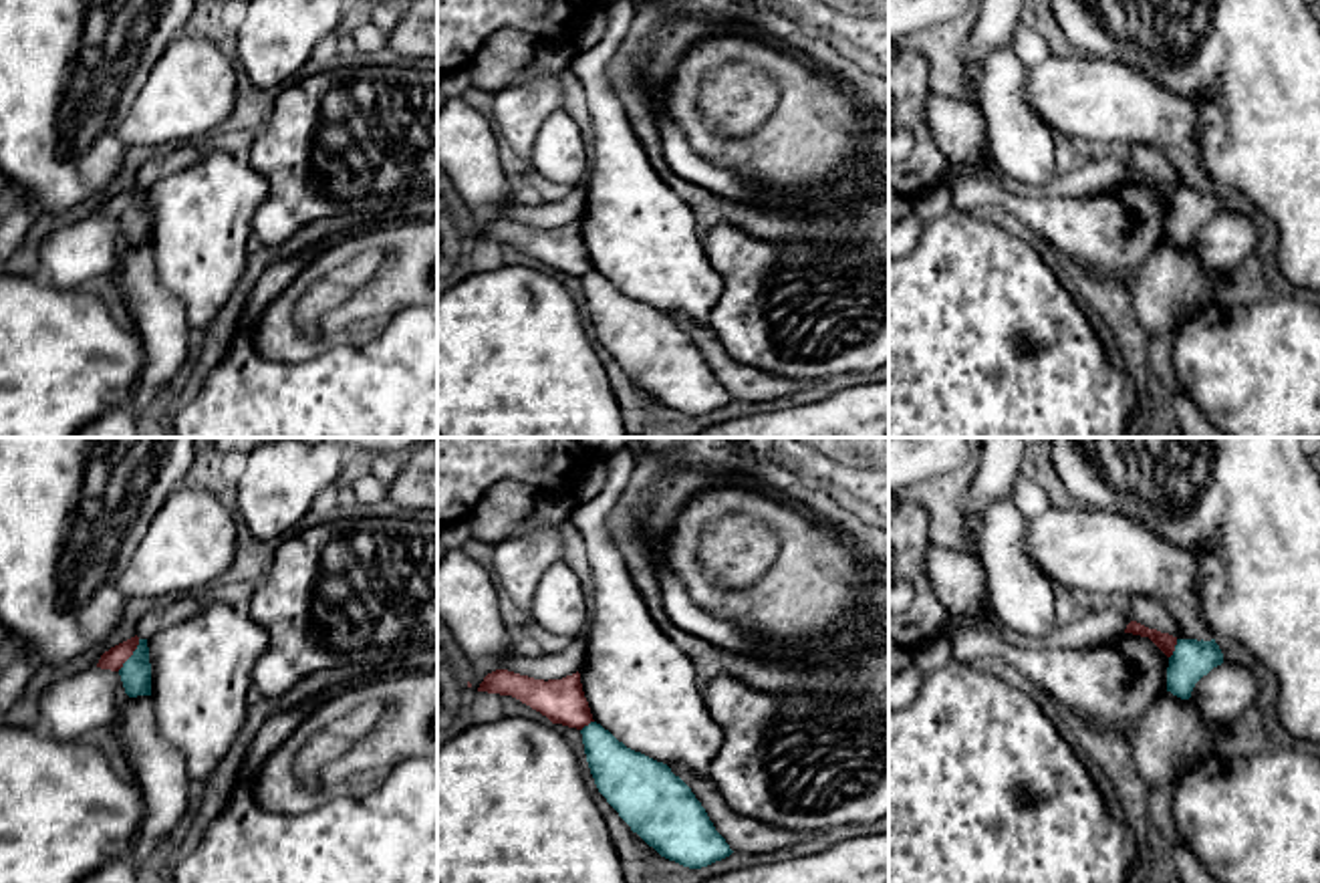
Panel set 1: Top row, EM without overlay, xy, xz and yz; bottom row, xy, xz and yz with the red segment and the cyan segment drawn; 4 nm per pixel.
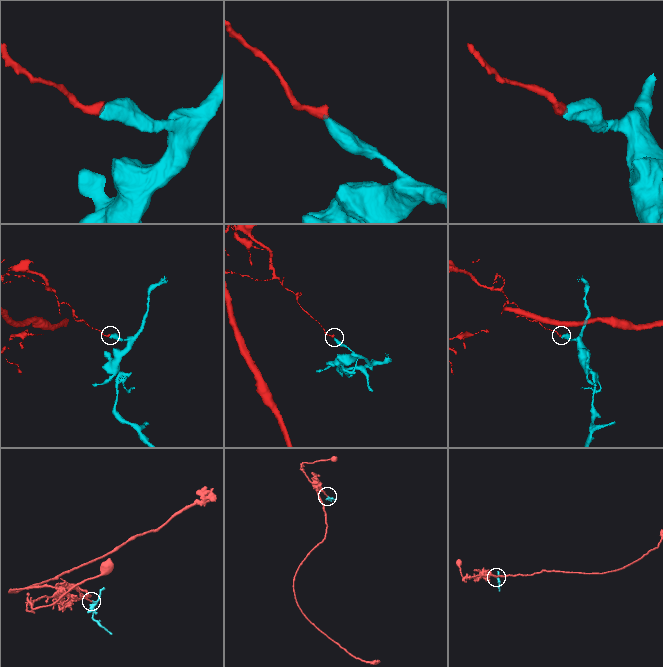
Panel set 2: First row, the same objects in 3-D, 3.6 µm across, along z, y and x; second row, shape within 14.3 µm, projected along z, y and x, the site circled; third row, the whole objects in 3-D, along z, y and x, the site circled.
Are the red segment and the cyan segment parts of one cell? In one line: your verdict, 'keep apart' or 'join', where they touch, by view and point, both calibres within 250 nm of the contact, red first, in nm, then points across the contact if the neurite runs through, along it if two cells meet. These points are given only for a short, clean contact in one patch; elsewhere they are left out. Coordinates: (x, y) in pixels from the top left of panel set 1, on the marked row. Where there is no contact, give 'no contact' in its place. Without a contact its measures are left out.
keep apart; meets red in xy at (132, 654); 90 nm thick on the red side, 130 nm on the other; border along xy (140, 640), (134, 654), (117, 670)

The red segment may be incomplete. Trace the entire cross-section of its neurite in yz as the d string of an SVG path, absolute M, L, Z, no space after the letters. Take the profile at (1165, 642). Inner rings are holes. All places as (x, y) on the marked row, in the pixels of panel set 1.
M1131 621L1125 629L1125 633L1133 633L1133 635L1141 635L1141 637L1149 637L1167 657L1173 655L1175 645L1177 645L1177 637L1169 635L1169 633L1161 633L1157 629L1149 629L1137 621Z

